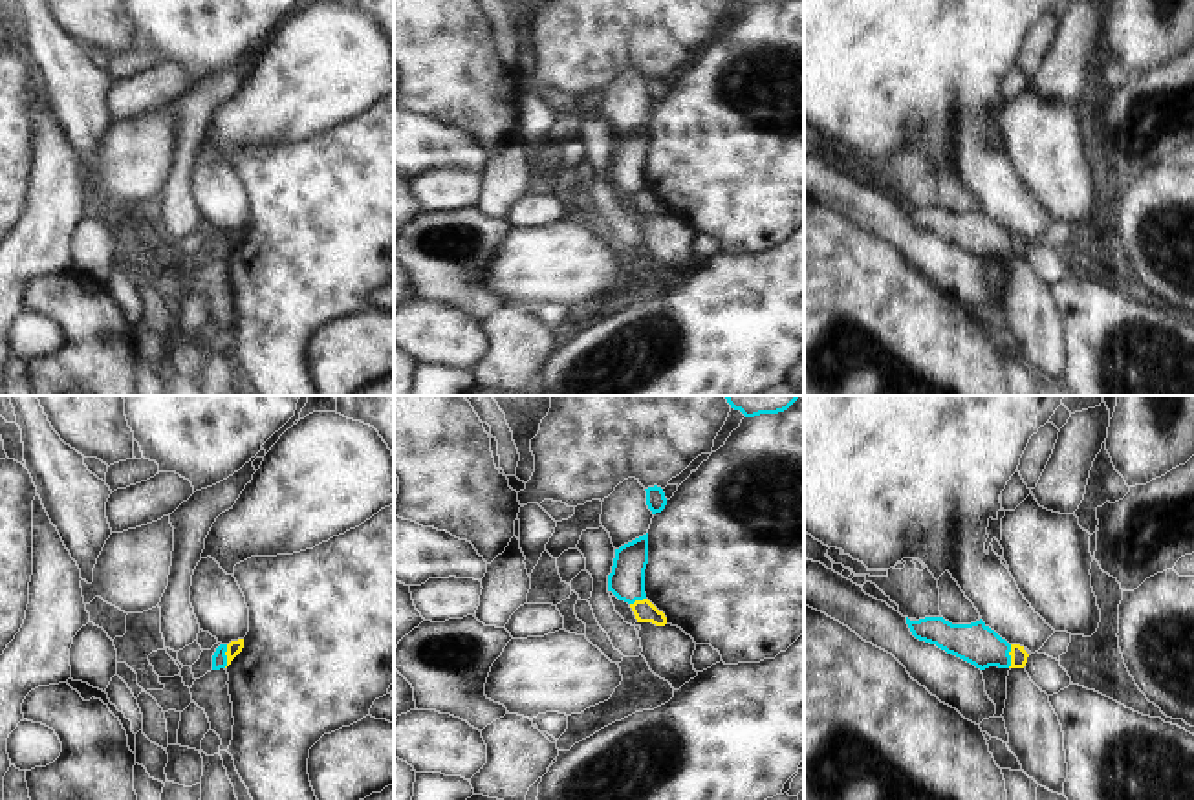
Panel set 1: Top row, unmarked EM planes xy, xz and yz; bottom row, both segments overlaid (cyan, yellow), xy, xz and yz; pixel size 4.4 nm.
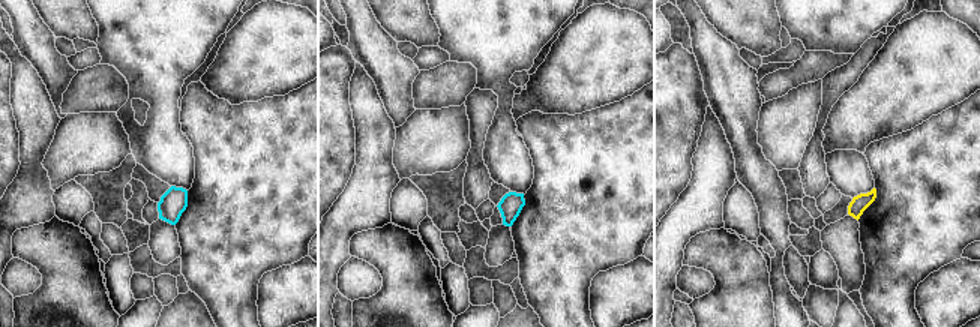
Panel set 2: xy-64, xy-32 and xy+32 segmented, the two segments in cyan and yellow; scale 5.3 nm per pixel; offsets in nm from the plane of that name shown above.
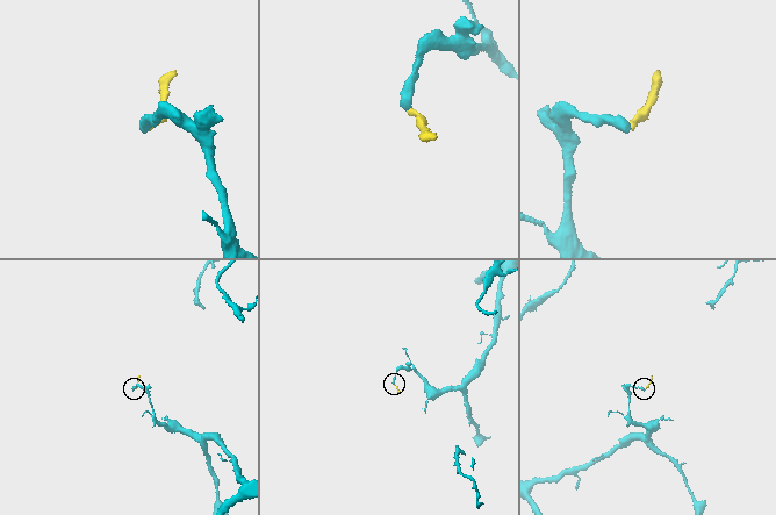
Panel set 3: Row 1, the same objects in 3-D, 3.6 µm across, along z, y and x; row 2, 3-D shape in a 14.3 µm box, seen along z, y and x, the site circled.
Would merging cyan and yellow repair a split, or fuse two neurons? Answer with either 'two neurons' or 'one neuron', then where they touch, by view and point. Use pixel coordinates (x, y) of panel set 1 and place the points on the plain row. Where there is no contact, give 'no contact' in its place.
two neurons; contact xy (226, 246)

